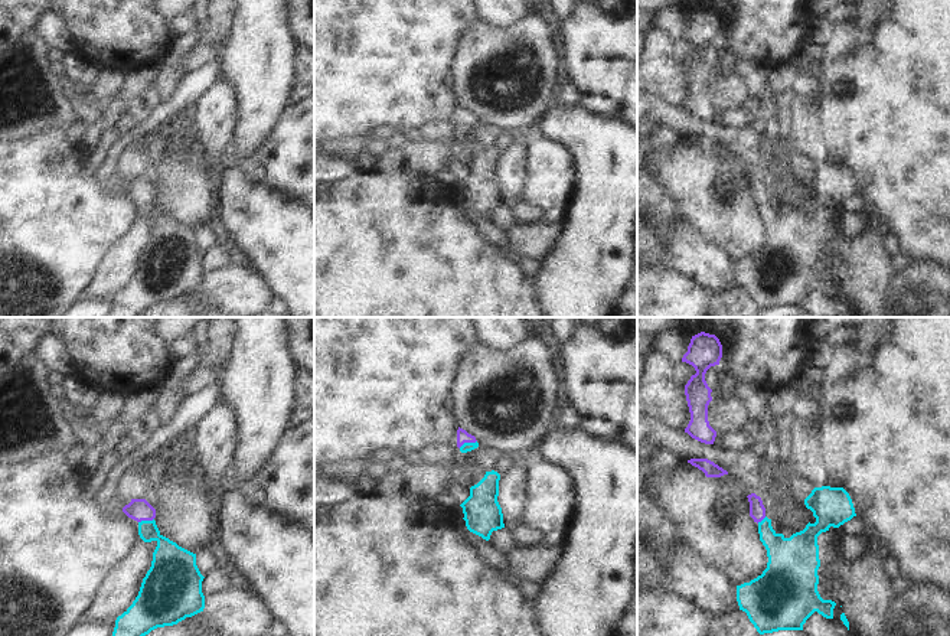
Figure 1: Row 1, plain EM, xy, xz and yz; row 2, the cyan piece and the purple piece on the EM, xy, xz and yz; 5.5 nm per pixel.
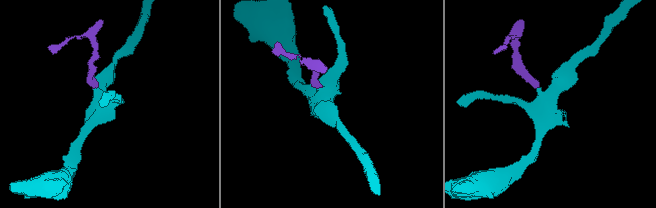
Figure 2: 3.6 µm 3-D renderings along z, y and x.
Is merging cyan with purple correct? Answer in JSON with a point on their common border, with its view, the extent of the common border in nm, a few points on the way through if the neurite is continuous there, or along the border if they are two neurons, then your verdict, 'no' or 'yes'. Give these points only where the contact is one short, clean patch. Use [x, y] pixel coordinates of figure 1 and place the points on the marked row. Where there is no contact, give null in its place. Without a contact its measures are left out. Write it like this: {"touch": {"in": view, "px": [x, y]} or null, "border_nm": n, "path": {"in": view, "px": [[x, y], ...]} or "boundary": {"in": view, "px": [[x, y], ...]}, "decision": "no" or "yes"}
{"touch": {"in": "xz", "px": [467, 443]}, "border_nm": 110, "path": {"in": "xz", "px": [[466, 447], [467, 443], [463, 436]]}, "decision": "yes"}

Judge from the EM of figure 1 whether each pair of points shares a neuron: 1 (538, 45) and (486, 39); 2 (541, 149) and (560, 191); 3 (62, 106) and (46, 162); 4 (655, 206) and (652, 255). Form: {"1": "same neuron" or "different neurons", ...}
{"1": "same neuron", "2": "same neuron", "3": "different neurons", "4": "same neuron"}

